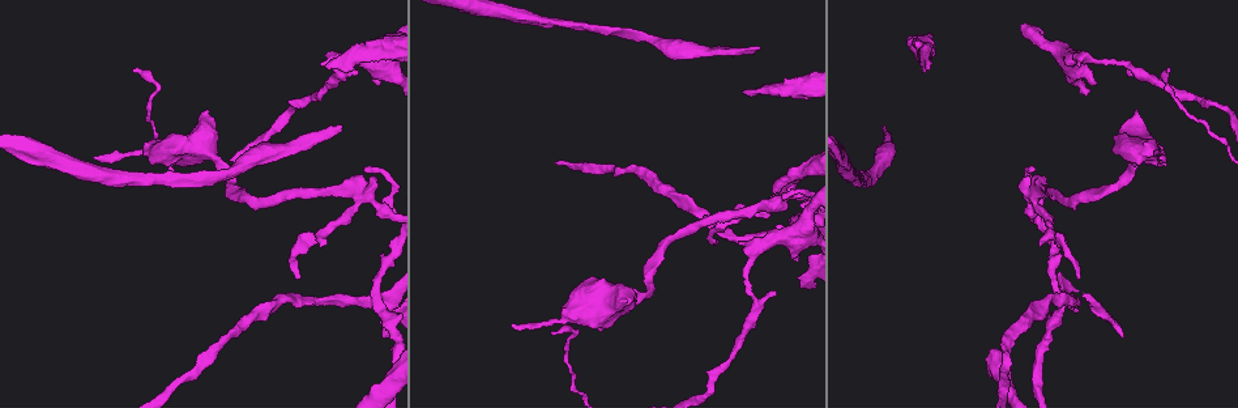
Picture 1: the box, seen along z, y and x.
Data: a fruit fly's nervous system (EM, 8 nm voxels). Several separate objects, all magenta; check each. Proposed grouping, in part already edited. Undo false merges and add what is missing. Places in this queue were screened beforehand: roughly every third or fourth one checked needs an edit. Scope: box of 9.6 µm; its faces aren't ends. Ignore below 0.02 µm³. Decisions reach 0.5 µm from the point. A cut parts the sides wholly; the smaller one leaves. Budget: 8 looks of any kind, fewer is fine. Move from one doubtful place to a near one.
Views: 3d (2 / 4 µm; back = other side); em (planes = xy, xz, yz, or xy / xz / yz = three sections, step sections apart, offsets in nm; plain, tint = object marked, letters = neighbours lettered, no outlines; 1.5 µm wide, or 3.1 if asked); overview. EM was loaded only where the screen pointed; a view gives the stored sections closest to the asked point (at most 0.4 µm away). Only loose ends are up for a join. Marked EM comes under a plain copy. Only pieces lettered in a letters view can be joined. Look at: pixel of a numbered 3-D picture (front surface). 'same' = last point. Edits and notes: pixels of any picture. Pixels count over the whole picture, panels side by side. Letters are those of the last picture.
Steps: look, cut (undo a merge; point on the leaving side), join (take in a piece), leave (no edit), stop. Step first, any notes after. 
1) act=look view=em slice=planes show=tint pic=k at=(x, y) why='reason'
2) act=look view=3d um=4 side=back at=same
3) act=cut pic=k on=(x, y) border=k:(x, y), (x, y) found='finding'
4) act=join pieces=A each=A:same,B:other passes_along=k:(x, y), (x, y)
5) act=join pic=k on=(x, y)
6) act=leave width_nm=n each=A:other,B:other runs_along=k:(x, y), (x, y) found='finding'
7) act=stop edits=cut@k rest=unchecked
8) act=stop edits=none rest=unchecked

act=look view=em slice=yz step=4 show=tint pic=1 at=(745, 92) why='end of a long branch'

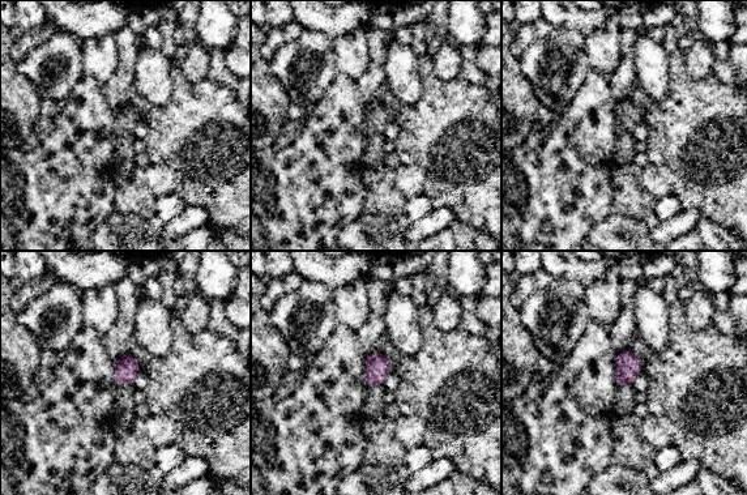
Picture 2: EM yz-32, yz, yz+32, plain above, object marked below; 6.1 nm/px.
act=look view=em slice=xz step=4 show=tint at=same

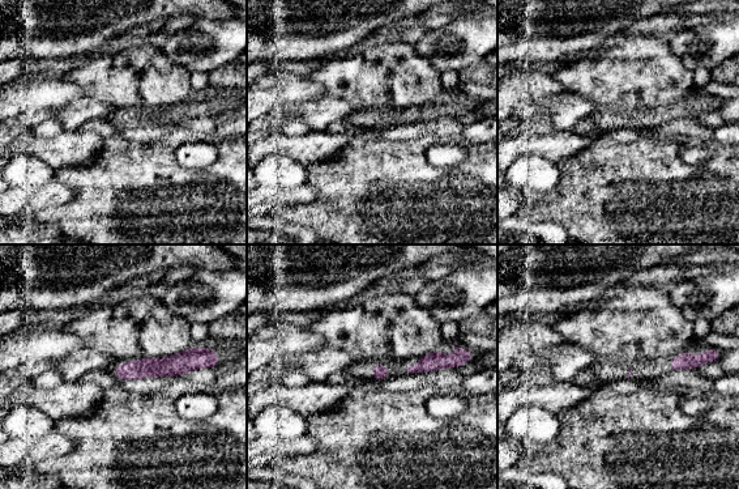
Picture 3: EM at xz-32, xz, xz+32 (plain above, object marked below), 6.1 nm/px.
act=look view=em slice=xz step=4 show=letters at=same why='see the neighbours'

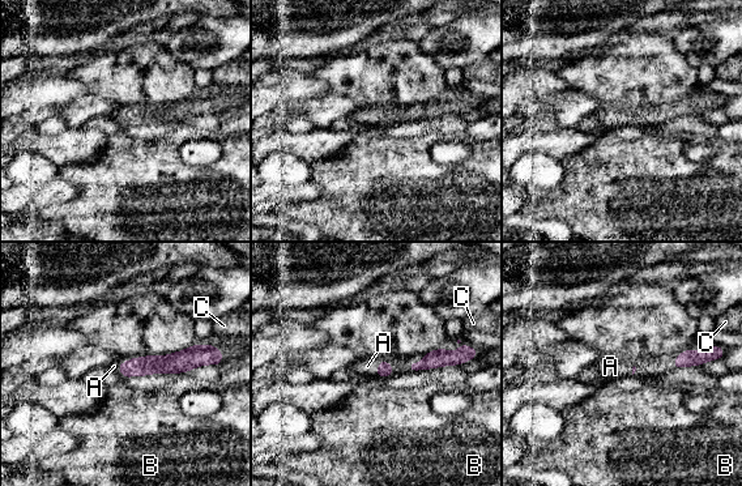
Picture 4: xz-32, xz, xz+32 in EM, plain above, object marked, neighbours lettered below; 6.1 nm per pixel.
act=join pieces=A each=A:same,B:other,C:other passes_along=4:(384, 369), (386, 361), (367, 366) found='the neuron continues'

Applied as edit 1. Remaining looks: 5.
act=look view=overview

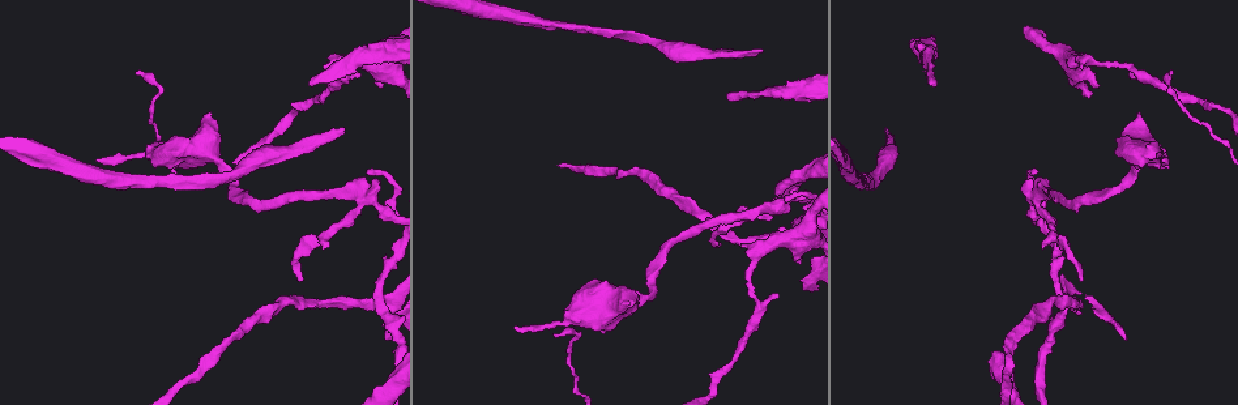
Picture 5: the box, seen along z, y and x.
act=look view=3d um=4 pic=5 at=(342, 129) why='branch stops here'

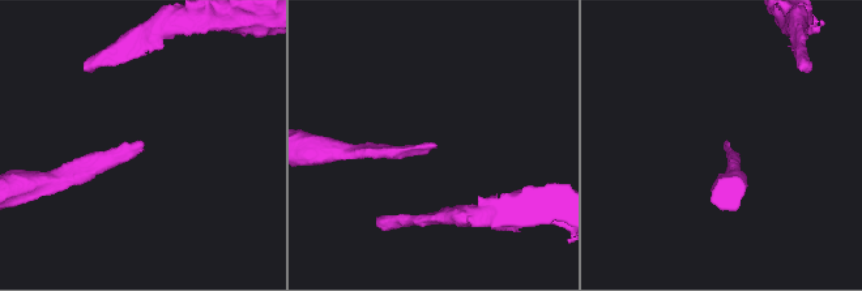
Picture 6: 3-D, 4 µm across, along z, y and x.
act=look view=em slice=planes show=letters pic=6 at=(433, 148) why='now the EM'

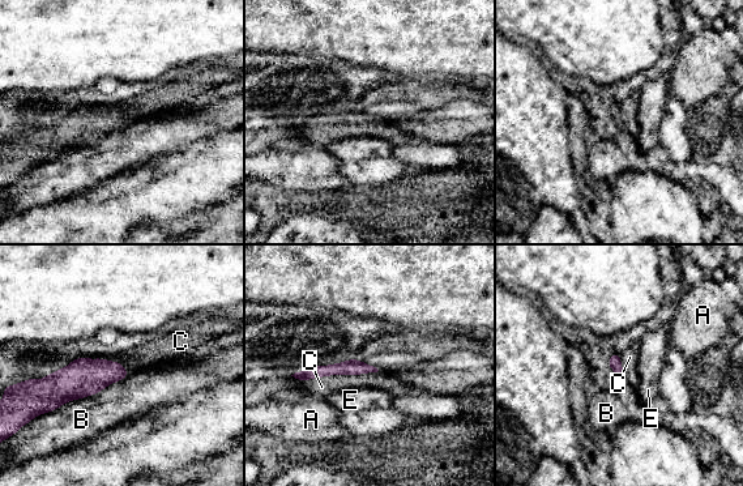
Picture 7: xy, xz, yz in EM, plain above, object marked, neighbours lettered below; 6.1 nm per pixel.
act=join pieces=C each=A:other,B:other,C:same,E:other passes_along=7:(350, 367), (342, 374), (321, 387) found='the neuron continues'

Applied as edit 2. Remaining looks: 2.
act=stop edits=join@4,join@7 rest=unchecked

